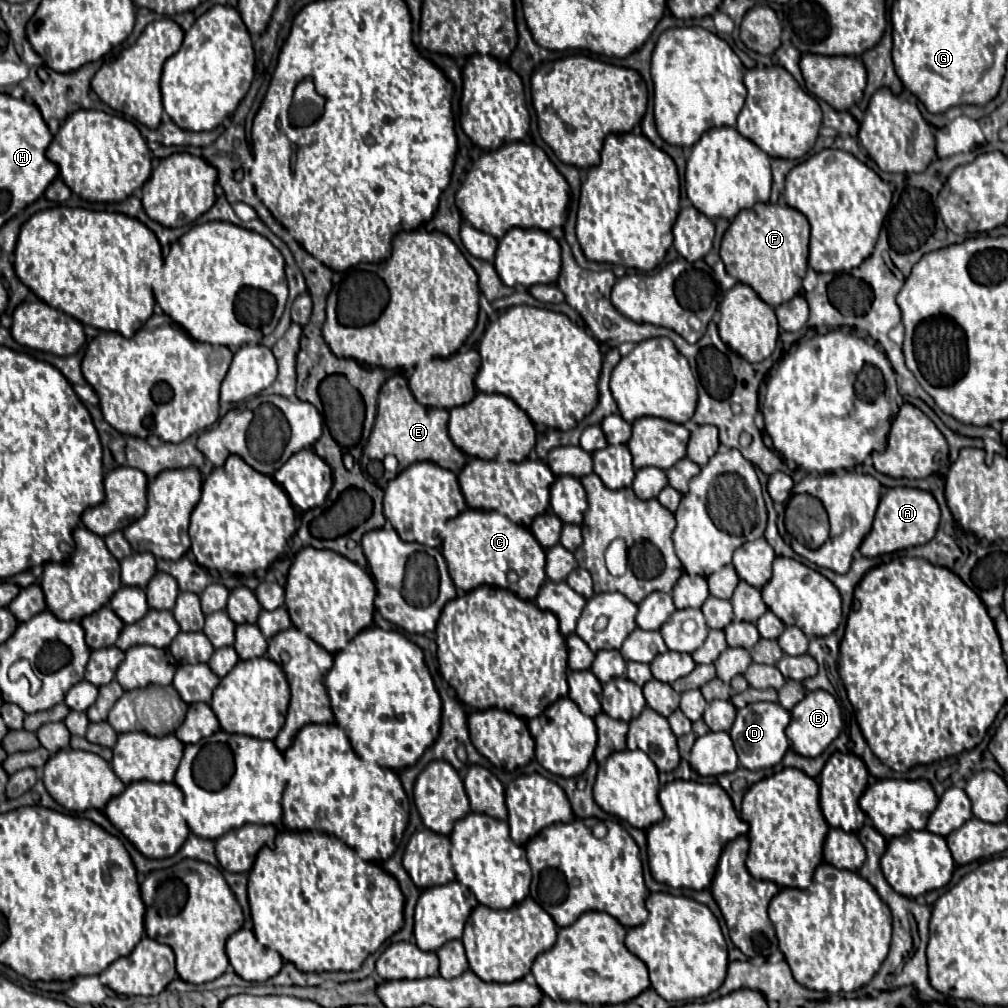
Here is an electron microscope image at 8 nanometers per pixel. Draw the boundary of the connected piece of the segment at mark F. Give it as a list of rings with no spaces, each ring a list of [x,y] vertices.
[[[757,203],[753,209],[743,209],[729,225],[723,241],[721,241],[721,261],[731,277],[739,283],[749,285],[767,305],[777,307],[781,303],[791,301],[801,291],[801,281],[807,271],[807,255],[809,255],[809,221],[803,213],[791,207],[773,205],[773,203]]]

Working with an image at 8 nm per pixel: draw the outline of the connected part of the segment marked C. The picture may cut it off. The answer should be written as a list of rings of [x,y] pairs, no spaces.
[[[467,509],[447,521],[441,553],[449,565],[449,575],[457,589],[471,591],[479,585],[491,585],[515,593],[523,601],[533,601],[545,583],[546,553],[529,529],[513,525],[499,511]]]

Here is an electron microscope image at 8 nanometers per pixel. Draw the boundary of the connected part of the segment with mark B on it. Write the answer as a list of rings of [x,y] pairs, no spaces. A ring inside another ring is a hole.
[[[807,691],[805,699],[799,701],[791,711],[787,737],[795,753],[799,753],[801,757],[813,759],[813,757],[819,757],[829,747],[829,743],[841,733],[841,729],[843,729],[843,719],[841,719],[841,711],[833,695],[827,691]]]

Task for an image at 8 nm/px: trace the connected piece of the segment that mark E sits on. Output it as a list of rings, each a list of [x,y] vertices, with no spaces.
[[[393,375],[381,387],[377,419],[375,419],[373,431],[369,435],[365,455],[369,459],[383,459],[387,453],[393,453],[399,461],[399,469],[405,469],[419,461],[431,461],[431,463],[459,475],[459,471],[465,467],[467,459],[465,459],[465,453],[459,451],[453,445],[453,441],[449,439],[447,421],[449,421],[447,409],[433,409],[433,407],[419,405],[415,401],[415,397],[411,395],[407,379],[401,375]]]

